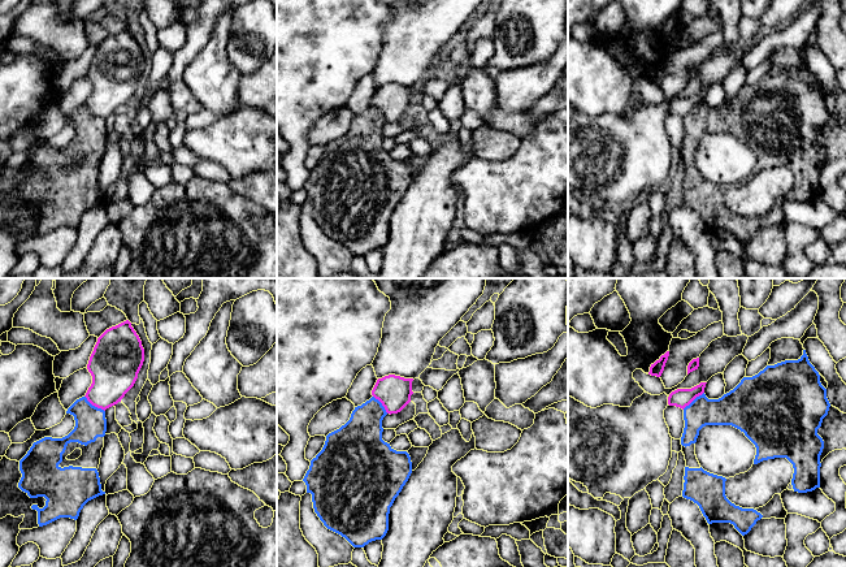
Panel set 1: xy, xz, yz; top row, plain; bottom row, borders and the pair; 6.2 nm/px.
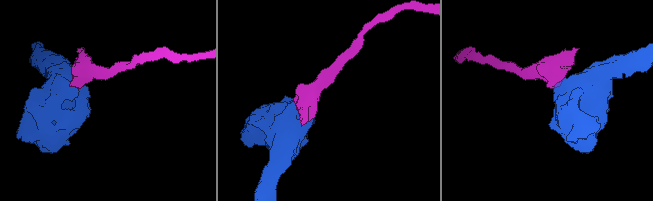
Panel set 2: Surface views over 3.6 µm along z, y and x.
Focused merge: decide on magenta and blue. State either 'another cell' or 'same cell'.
another cell

